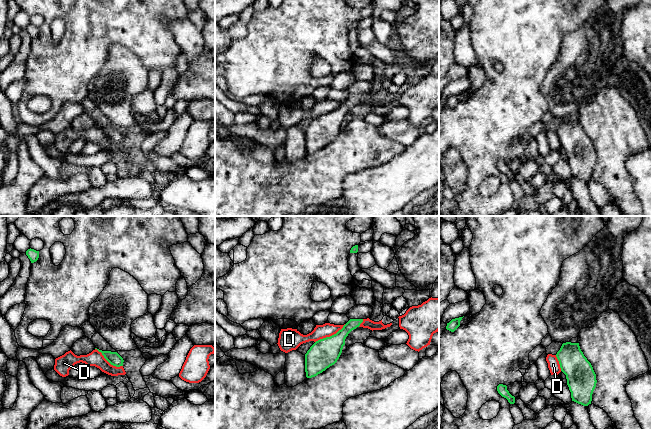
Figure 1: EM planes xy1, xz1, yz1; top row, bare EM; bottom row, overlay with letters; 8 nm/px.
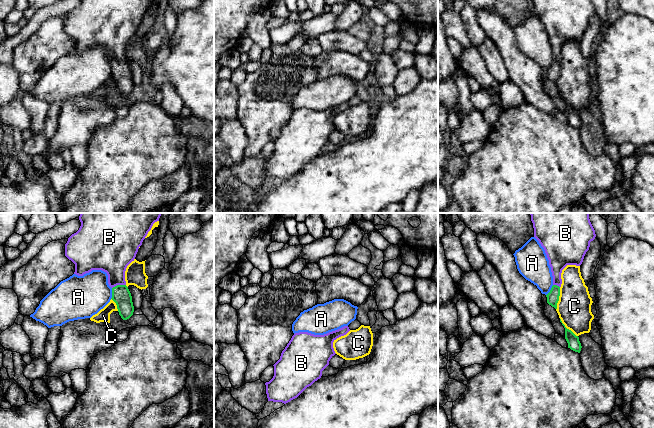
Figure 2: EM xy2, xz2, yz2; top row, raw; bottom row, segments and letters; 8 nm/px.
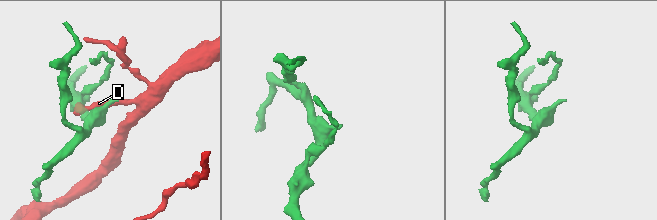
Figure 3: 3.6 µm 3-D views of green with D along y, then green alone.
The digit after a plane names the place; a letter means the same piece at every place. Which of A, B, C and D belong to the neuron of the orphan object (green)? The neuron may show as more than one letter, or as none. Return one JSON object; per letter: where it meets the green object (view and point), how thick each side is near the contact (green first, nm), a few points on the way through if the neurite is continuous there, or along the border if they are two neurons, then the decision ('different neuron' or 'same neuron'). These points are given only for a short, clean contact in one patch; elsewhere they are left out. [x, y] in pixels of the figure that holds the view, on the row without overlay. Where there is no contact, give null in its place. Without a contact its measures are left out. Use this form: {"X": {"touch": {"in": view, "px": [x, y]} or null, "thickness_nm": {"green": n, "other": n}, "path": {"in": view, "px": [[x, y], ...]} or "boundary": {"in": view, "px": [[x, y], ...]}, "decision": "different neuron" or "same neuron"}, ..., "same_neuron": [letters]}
{"A": {"touch": {"in": "xy2", "px": [112, 69]}, "thickness_nm": {"green": 150, "other": 340}, "boundary": {"in": "xy2", "px": [[112, 64], [112, 72], [110, 74]]}, "decision": "different neuron"}, "B": {"touch": {"in": "xy2", "px": [118, 61]}, "thickness_nm": {"green": 150, "other": 300}, "path": {"in": "xy2", "px": [[121, 71], [118, 61], [112, 31]]}, "decision": "same neuron"}, "C": {"touch": {"in": "yz2", "px": [558, 74]}, "thickness_nm": {"green": 100, "other": 280}, "decision": "different neuron"}, "D": {"touch": {"in": "xz1", "px": [330, 112]}, "thickness_nm": {"green": 220, "other": 110}, "boundary": {"in": "xz1", "px": [[345, 100], [335, 109], [320, 114], [315, 118]]}, "decision": "different neuron"}, "same_neuron": ["B"]}

